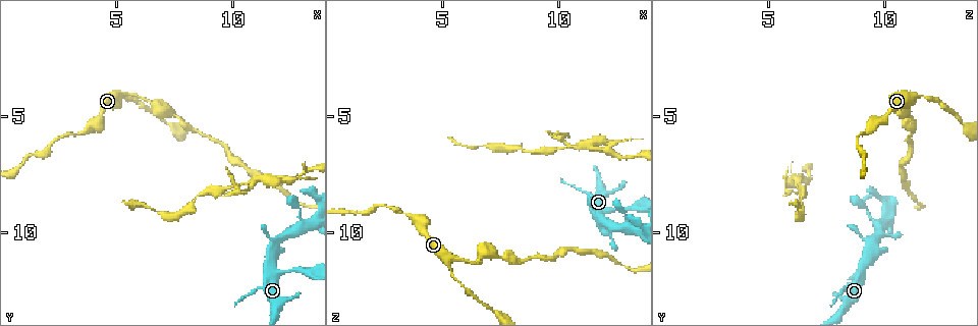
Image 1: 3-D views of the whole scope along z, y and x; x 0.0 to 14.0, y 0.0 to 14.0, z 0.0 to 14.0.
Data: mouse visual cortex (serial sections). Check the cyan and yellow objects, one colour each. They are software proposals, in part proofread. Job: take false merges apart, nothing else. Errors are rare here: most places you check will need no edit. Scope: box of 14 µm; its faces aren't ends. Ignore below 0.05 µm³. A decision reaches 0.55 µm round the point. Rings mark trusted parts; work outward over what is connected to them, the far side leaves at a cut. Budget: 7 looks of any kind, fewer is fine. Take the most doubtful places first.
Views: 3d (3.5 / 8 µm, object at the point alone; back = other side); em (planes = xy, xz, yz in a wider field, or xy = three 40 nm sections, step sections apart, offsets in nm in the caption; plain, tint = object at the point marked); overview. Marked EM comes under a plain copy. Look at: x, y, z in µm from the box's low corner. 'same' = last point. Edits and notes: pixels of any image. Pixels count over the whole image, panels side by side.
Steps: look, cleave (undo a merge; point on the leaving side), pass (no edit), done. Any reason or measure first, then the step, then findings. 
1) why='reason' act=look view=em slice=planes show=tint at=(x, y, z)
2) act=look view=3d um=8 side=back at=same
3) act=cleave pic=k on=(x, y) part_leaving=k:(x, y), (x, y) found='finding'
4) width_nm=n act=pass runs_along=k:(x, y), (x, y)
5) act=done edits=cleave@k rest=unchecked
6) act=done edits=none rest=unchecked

why='calibre changes' act=look view=3d um=3.5 at=(3.5, 5.9, 9.2)

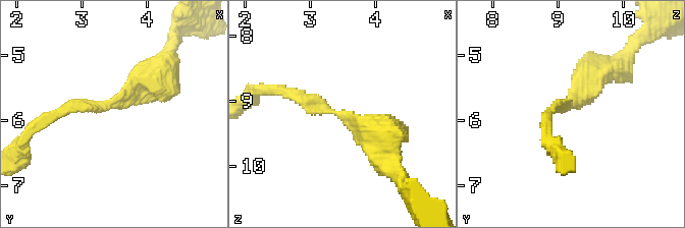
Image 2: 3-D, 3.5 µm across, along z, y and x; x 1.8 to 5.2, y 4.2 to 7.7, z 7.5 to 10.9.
arm_widths_nm=150,300 act=look view=em slice=xy step=5 show=tint at=(3.40, 5.80, 9.20)

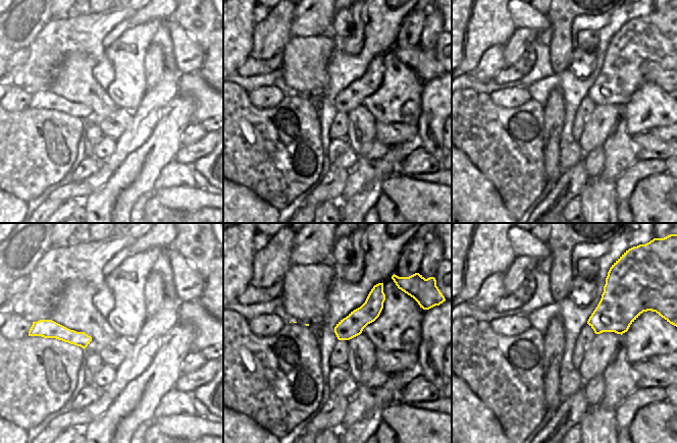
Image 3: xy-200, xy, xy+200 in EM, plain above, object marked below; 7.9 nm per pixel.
act=pass runs_along=2:(372, 149), (322, 102), (278, 92) found='all the same cell'

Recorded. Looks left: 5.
act=look view=em slice=xy step=1 show=tint at=(13.0, 9.0, 9.3)

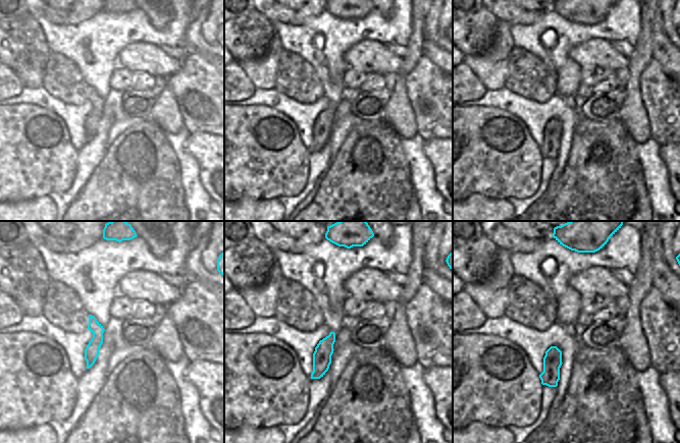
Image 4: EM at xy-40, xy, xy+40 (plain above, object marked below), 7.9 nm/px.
why='see where the arms go' act=look view=3d um=3.5 side=back at=same

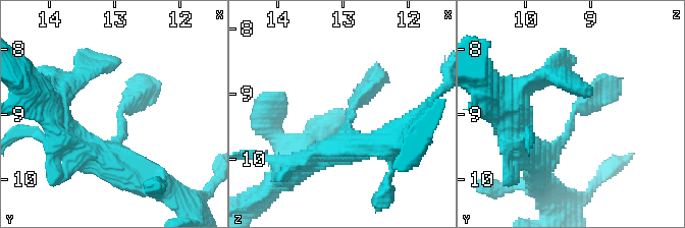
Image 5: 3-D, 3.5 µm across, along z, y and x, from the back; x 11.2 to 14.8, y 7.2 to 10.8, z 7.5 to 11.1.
act=pass runs_along=4:(91, 318), (96, 342), (89, 364) found='all the same cell'

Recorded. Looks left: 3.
why='thick turns thin' act=look view=3d um=3.5 at=(5.3, 4.2, 11.4)

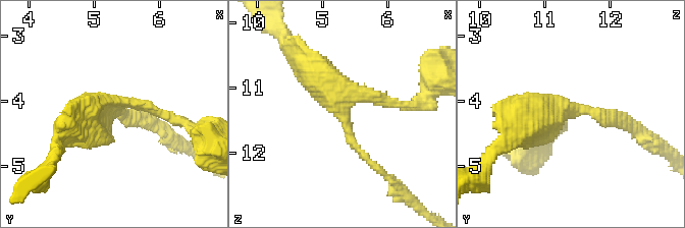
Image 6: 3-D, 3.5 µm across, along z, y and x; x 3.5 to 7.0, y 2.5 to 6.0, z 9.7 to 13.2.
arm_widths_nm=150,400 act=look view=em slice=xy step=3 show=tint at=(5.25, 4.10, 11.40)

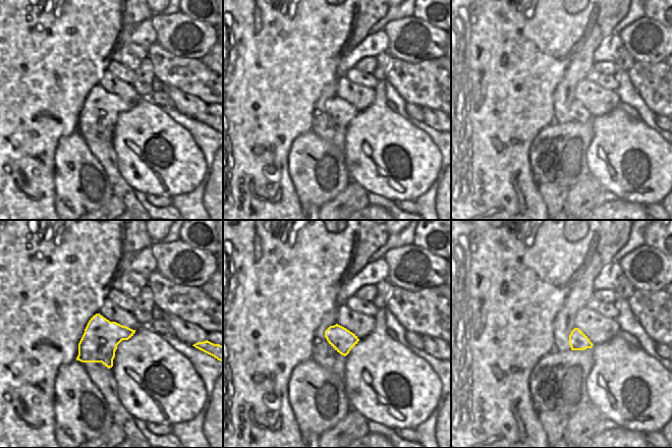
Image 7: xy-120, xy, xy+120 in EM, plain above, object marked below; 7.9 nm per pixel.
act=look view=em slice=planes show=tint at=same

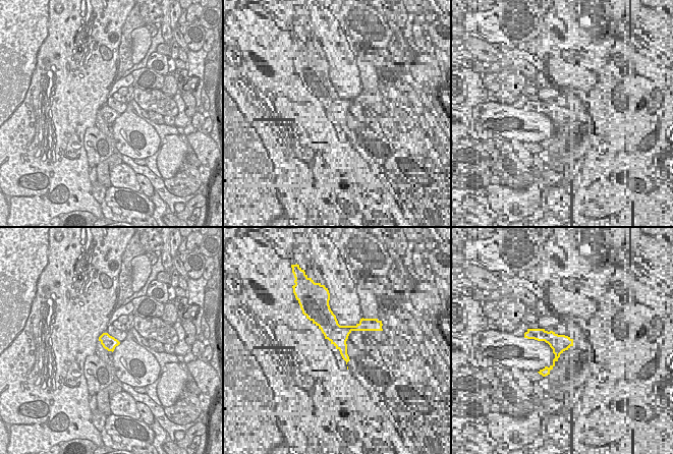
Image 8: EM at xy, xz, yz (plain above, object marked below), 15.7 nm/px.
width_nm=220 act=pass runs_along=6:(305, 63), (373, 164) found='one cell here'

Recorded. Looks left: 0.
act=done edits=none rest=unchecked

